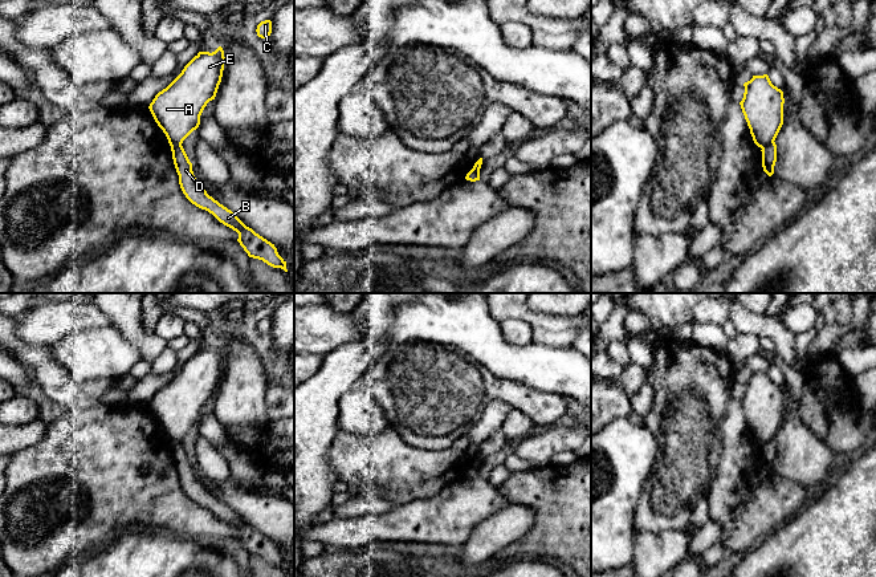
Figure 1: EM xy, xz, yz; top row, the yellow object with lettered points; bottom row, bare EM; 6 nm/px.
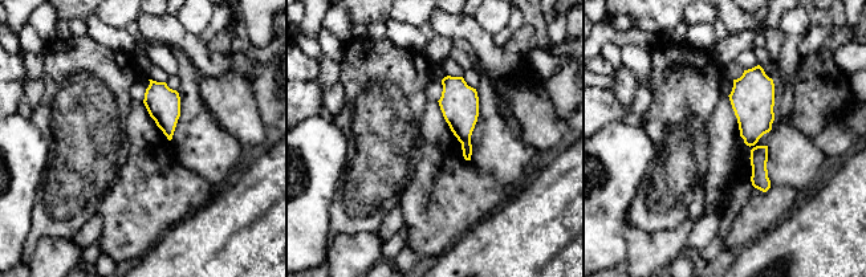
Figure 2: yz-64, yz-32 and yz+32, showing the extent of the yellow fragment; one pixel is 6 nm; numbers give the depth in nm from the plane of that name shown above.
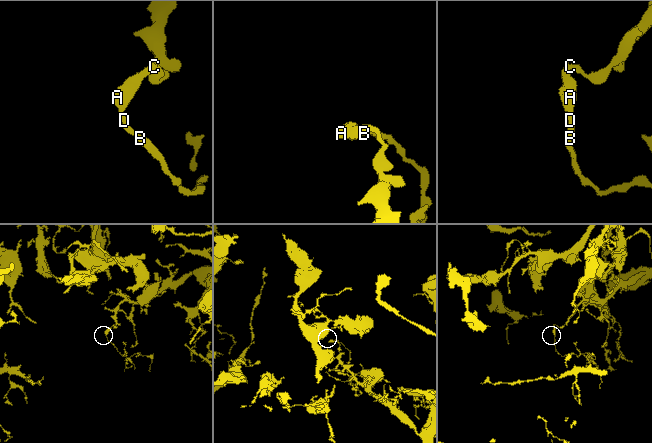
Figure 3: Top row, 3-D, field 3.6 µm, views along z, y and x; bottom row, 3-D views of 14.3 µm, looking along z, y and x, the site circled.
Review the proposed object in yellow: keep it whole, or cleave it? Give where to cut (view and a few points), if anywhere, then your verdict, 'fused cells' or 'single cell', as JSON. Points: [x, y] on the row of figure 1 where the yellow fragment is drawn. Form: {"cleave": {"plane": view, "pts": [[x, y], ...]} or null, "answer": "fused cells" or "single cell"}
{"cleave": {"plane": "yz", "pts": [[773, 141], [761, 147]]}, "answer": "fused cells"}

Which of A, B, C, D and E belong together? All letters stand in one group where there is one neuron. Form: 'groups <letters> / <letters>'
groups A C E / B D

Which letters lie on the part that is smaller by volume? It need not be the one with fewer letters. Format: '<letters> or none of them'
B, D

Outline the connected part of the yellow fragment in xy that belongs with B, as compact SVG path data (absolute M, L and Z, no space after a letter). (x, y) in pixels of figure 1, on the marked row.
M170 145L172 159L179 175L179 184L186 198L196 207L212 214L220 223L239 233L237 241L249 257L262 260L273 268L281 268L285 272L286 261L278 255L274 244L246 227L231 210L220 204L196 180L192 163L190 162L182 145Z

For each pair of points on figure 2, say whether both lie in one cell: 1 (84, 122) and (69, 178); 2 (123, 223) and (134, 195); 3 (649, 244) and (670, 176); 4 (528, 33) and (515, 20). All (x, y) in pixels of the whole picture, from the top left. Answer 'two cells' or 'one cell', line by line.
1: one cell
2: one cell
3: two cells
4: two cells

